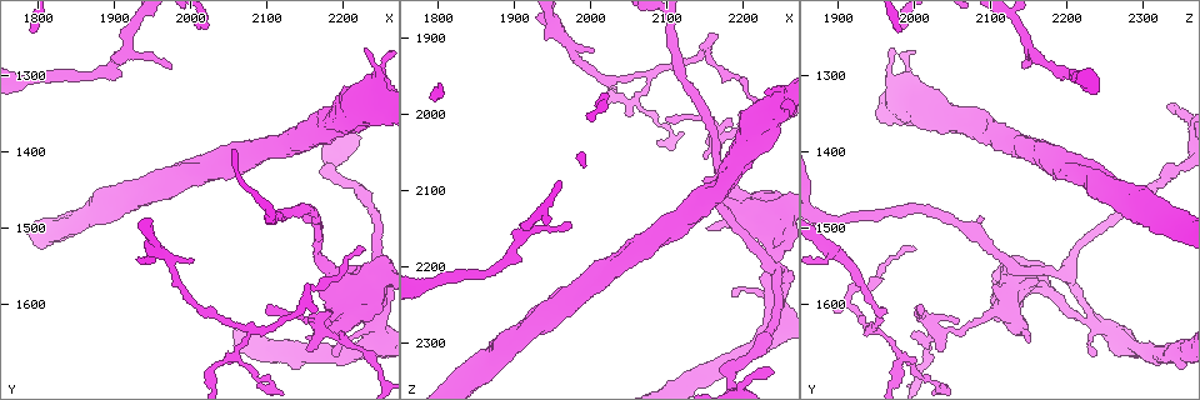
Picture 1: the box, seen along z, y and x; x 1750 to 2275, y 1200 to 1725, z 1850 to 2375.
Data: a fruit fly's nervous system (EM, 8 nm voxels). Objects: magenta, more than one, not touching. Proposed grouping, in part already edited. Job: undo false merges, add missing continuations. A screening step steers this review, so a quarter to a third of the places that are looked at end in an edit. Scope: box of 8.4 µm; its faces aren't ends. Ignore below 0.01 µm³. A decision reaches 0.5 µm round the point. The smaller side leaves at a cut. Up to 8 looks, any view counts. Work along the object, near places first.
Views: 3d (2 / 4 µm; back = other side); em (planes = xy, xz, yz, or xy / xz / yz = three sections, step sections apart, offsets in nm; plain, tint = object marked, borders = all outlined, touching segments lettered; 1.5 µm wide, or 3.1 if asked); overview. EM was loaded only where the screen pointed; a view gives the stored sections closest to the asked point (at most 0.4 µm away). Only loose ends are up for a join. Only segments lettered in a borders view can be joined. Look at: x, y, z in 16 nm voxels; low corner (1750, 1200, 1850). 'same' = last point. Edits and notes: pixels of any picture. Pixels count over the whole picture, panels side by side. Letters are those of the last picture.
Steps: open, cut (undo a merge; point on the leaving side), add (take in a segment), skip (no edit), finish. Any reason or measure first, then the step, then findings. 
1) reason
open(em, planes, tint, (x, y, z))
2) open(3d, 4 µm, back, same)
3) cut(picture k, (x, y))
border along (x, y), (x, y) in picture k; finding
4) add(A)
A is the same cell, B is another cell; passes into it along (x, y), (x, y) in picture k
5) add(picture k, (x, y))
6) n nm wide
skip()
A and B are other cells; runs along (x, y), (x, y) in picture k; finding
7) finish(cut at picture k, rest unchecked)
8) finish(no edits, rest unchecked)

thin end
open(3d, 4 µm, (2230, 1265, 1965))

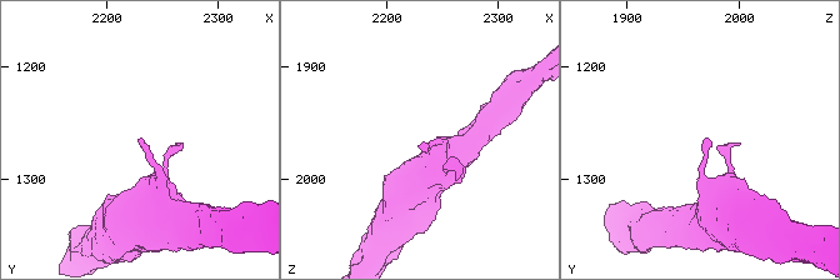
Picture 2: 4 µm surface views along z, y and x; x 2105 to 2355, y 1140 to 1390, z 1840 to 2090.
need the tissue
open(em, planes, borders, (2234, 1264, 1968))

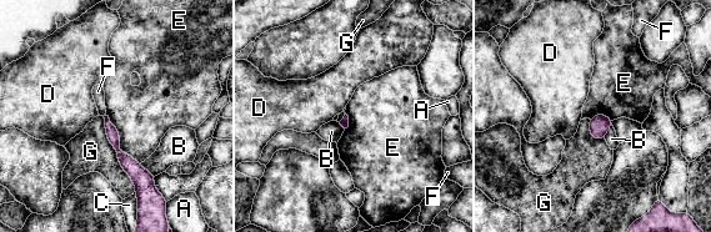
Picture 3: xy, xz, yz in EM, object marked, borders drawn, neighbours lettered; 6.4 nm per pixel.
skip()
A, B, C, D, E, F and G are other cells; border along (105, 114), (119, 149), (139, 164) in picture 3; none of them fits

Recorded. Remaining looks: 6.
sharp bend
open(em, planes, borders, (2150, 1595, 1910))

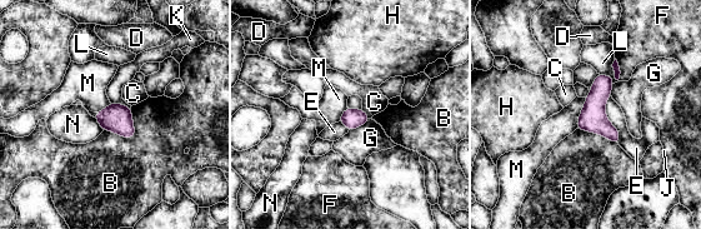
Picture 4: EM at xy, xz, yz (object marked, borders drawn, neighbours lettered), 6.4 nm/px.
skip()
B, C, D, E, F, G, H, J, K, L, M and N are other cells; continuous, no second cell

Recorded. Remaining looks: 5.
open(em, planes, borders, (2190, 1610, 2010))

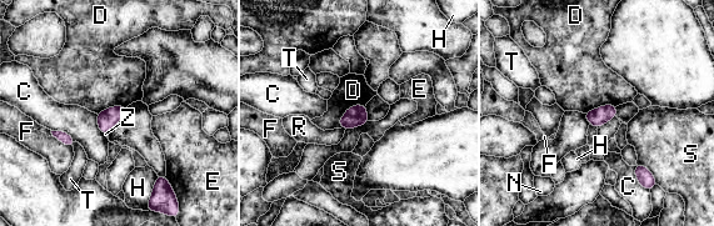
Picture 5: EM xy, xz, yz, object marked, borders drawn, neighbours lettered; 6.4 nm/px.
skip()
C, D, E, F, H, N, R, S, T and Z are other cells; border along (364, 105), (350, 106), (336, 124) in picture 5; none of them fits

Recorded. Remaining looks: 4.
sharp bend
open(em, planes, borders, (2185, 1425, 2340))

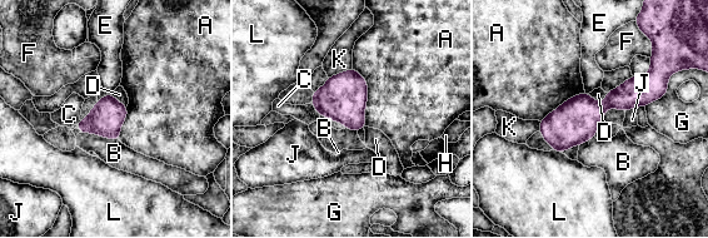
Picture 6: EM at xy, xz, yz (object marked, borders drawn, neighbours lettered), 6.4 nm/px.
A touches over 380 nm
skip()
A, B, C, D, E, F, G, H, J, K and L are other cells; runs along (654, 92), (542, 128) in picture 6; one cell here

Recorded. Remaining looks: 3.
finish(no edits, rest unchecked)

